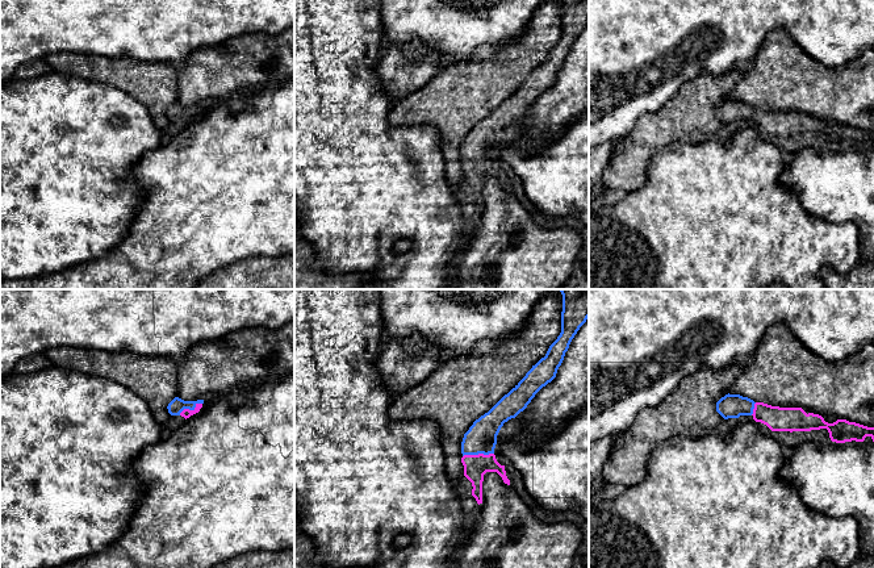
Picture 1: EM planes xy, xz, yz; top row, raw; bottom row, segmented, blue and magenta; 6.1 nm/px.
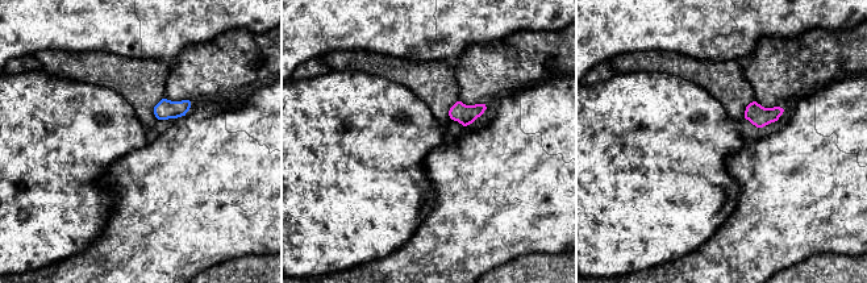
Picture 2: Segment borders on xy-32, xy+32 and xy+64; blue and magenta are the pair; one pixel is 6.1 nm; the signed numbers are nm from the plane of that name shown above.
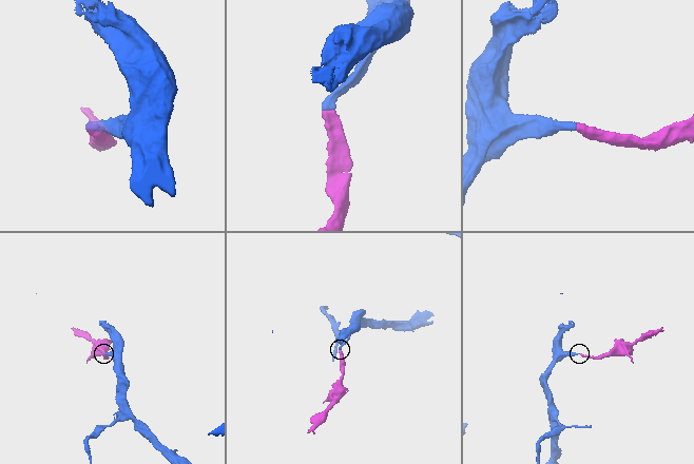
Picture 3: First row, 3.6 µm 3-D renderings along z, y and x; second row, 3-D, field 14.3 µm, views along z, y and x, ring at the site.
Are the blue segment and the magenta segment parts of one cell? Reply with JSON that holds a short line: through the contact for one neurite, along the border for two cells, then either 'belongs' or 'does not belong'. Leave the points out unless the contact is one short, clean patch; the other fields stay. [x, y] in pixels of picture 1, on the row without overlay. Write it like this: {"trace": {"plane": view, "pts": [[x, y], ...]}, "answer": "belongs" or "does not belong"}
{"trace": {"plane": "xz", "pts": [[481, 143], [477, 159], [475, 171]]}, "answer": "belongs"}

